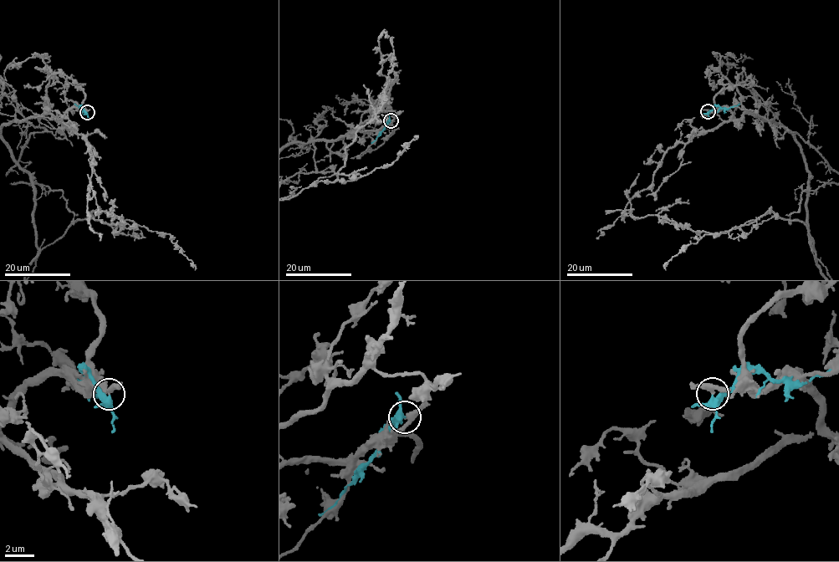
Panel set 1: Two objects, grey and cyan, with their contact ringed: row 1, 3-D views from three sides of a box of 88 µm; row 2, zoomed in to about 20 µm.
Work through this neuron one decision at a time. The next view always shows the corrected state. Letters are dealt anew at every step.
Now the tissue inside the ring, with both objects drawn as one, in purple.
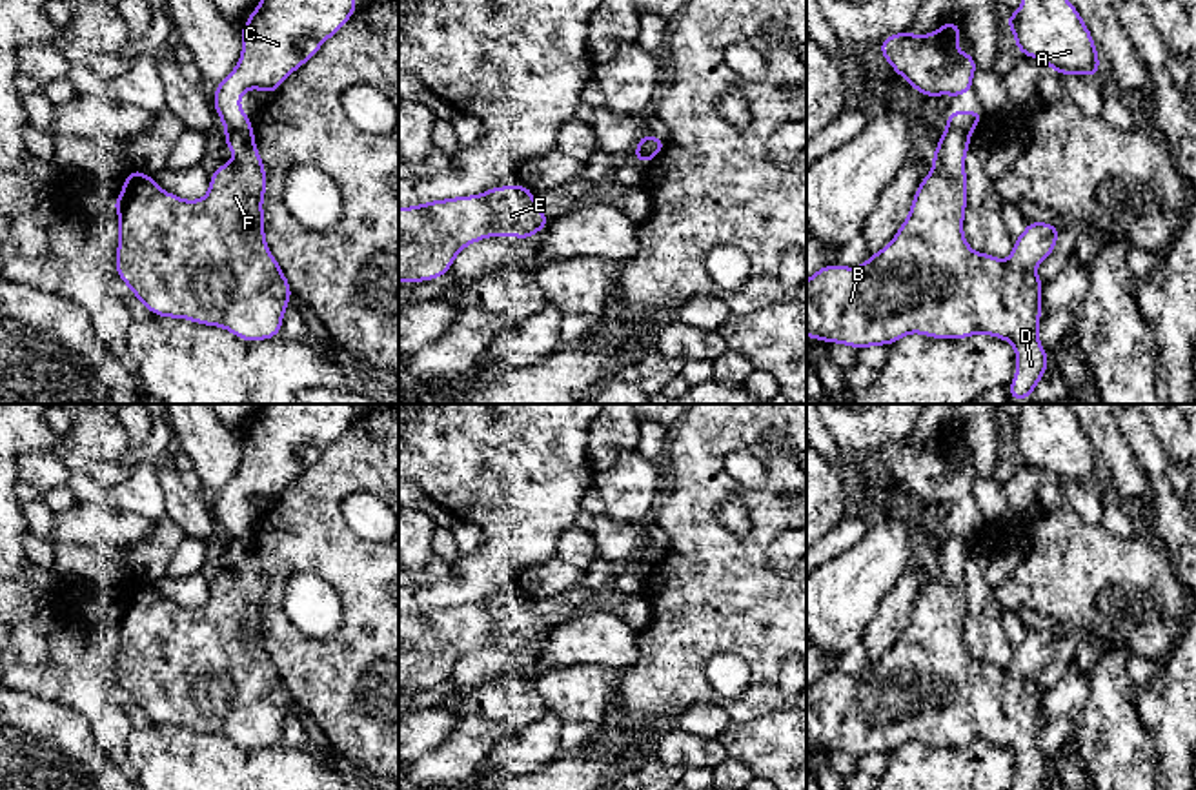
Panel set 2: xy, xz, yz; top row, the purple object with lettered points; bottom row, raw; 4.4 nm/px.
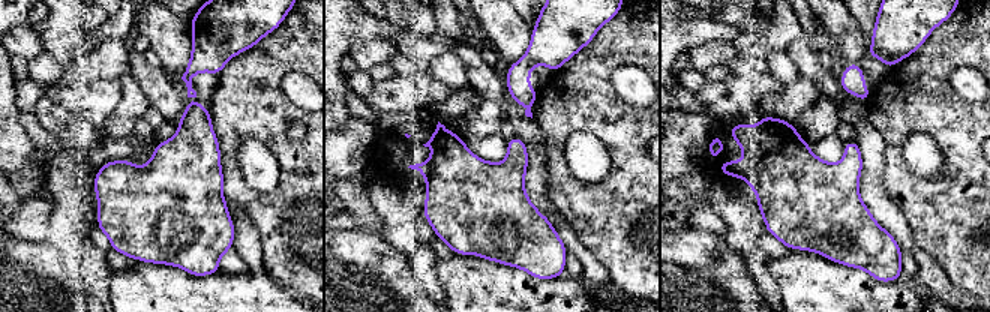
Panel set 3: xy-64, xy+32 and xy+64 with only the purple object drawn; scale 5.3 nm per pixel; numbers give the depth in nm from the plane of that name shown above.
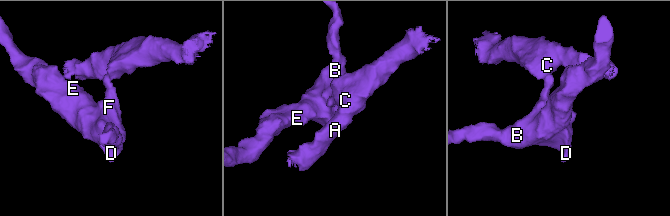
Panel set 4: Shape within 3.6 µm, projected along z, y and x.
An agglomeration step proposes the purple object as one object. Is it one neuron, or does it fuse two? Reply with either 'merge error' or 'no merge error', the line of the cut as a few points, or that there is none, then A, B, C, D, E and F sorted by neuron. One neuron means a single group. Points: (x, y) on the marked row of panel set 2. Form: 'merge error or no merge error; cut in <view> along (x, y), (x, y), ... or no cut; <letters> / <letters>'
merge error; cut in xy along (250, 126), (226, 133); A C / B D E F

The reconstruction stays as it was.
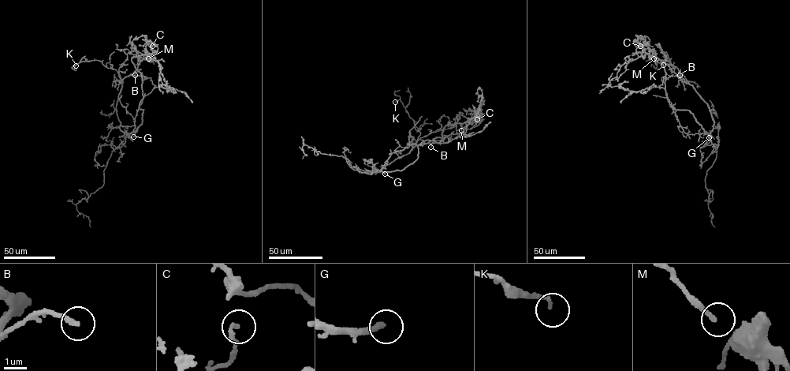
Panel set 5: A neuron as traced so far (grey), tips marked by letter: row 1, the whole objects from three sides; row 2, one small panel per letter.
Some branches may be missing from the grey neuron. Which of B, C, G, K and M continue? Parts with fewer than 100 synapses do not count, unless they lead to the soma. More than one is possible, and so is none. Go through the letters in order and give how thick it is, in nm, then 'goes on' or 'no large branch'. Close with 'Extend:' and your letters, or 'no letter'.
B: 200 nm thick; no large branch
C: 180 nm thick; no large branch
G: 280 nm thick; goes on
K: 170 nm thick; no large branch
M: 130 nm thick; no large branch
Extend: G

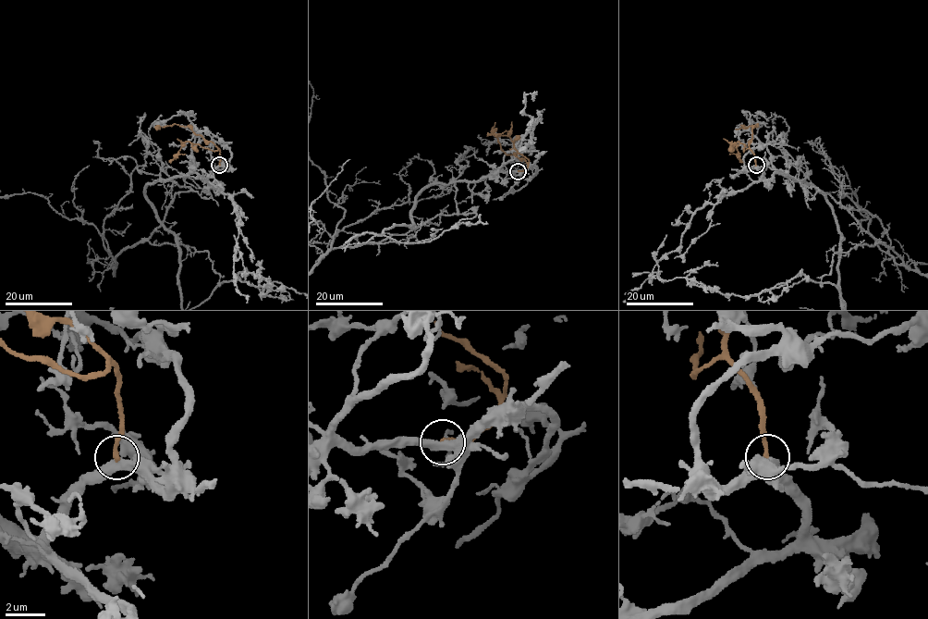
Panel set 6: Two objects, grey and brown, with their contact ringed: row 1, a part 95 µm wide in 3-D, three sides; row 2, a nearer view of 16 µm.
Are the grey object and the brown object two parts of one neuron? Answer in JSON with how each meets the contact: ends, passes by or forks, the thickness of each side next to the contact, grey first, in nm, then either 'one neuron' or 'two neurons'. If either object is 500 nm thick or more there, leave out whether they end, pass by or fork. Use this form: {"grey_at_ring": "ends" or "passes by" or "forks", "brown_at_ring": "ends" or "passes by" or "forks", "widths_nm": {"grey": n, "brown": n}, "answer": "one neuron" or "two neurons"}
{"grey_at_ring": "passes by", "brown_at_ring": "ends", "widths_nm": {"grey": 440, "brown": 200}, "answer": "two neurons"}

